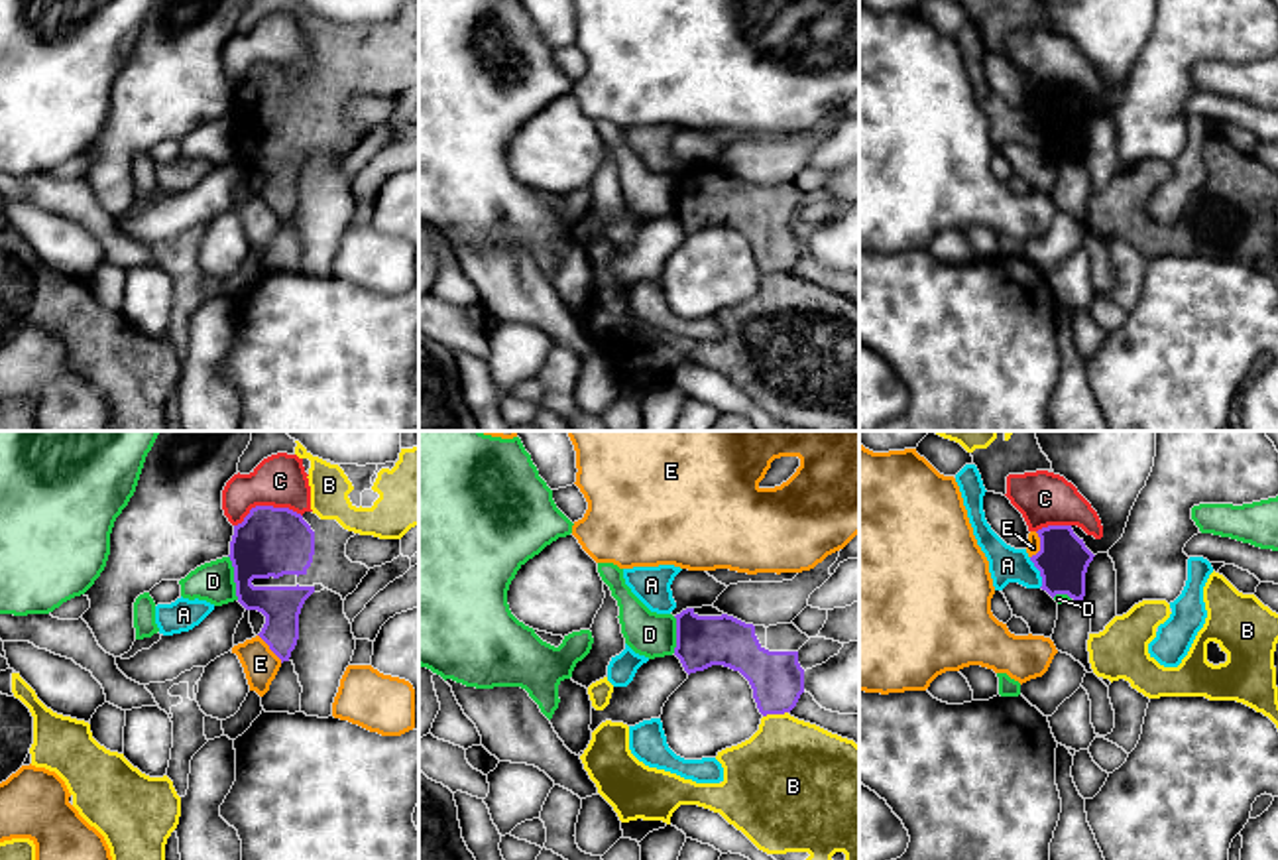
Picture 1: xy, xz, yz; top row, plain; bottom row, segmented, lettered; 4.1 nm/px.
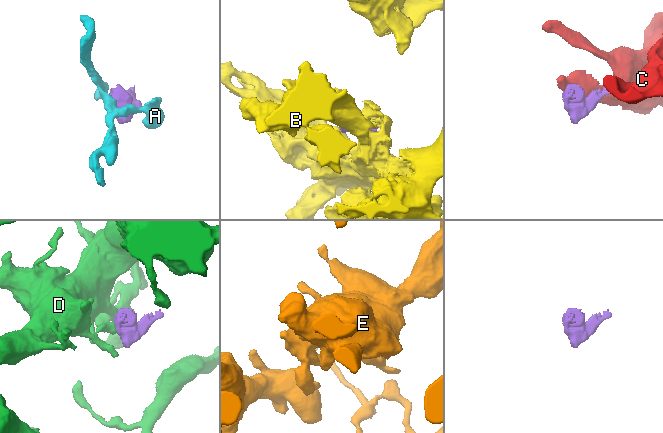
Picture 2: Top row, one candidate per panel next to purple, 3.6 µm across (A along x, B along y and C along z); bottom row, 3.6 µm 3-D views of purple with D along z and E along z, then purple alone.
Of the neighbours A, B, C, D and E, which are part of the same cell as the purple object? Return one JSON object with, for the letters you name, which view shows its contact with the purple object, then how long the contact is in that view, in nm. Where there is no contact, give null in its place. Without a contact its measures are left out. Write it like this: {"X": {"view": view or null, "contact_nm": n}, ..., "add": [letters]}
{"B": {"view": "xz", "contact_nm": 110}, "add": ["B"]}

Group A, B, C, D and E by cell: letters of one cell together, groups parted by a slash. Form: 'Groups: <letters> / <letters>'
Groups: A / B / C / D / E

